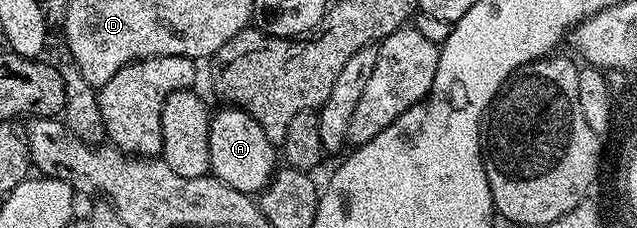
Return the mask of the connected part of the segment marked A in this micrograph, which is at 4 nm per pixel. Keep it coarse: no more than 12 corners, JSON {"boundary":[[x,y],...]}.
{"boundary":[[242,108],[209,121],[209,170],[260,194],[279,164],[274,141]]}

